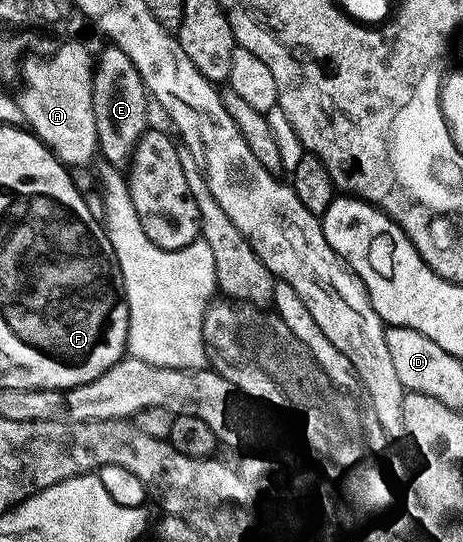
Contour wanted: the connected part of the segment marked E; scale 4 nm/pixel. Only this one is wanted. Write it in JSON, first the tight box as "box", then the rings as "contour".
{"box":[94,46,152,169],"contour":[[[106,46],[102,57],[97,57],[94,68],[94,113],[96,114],[96,134],[100,156],[111,168],[125,169],[134,156],[134,148],[148,131],[152,100],[142,80],[140,70],[124,54],[124,50]]]}

